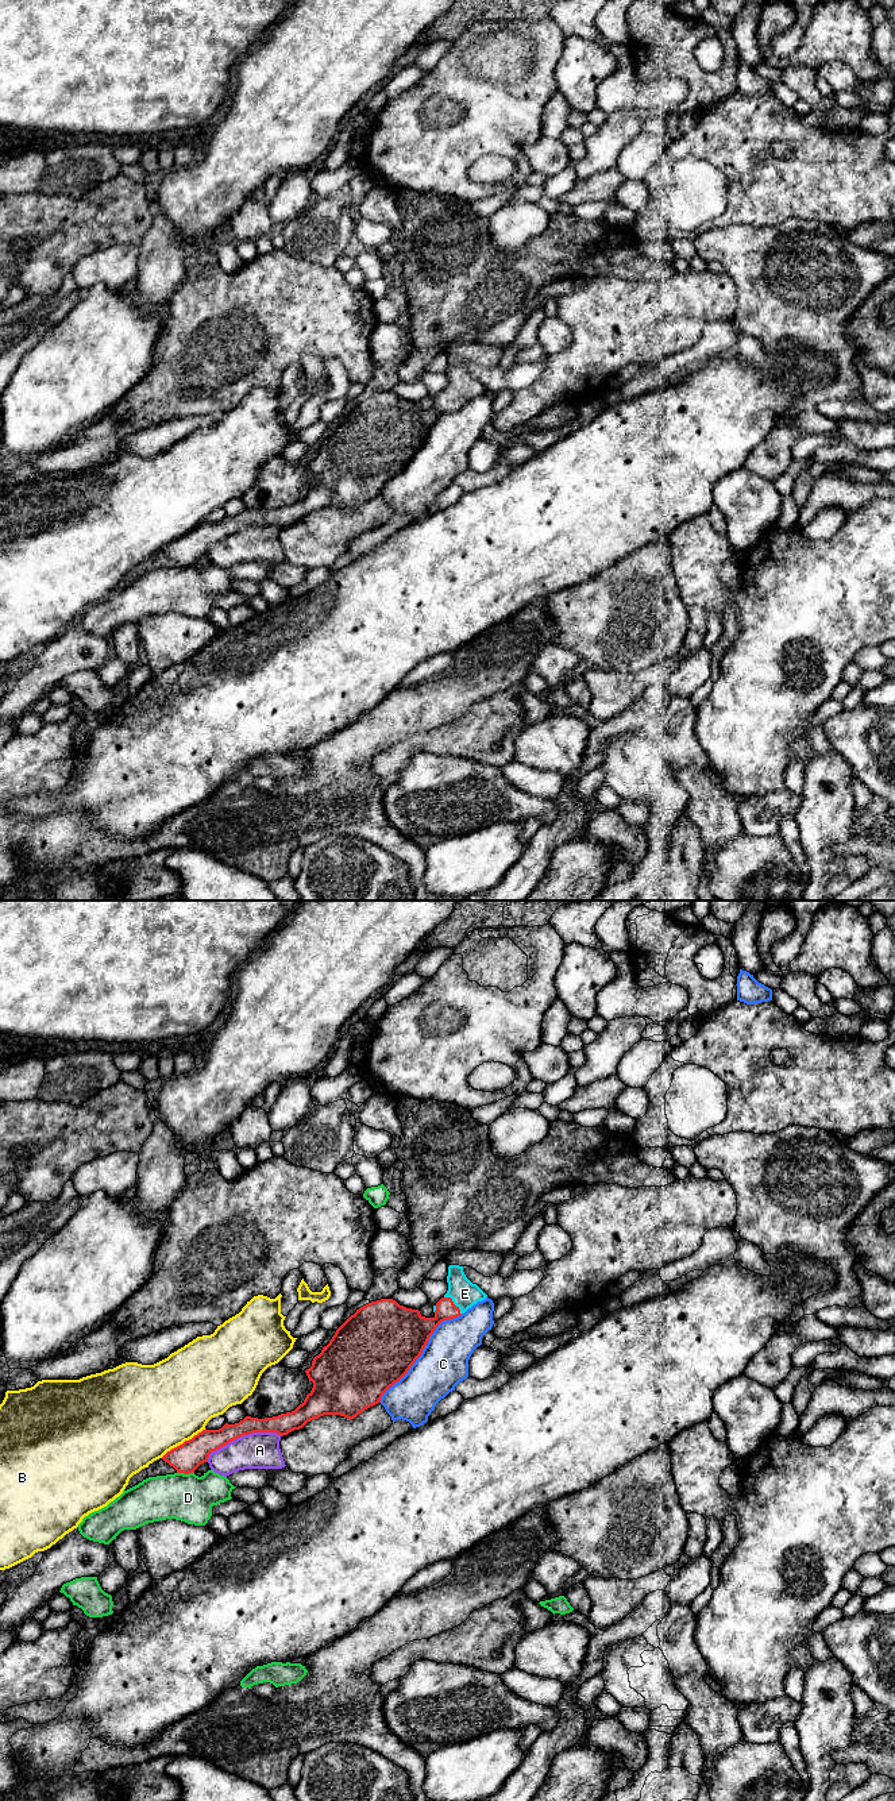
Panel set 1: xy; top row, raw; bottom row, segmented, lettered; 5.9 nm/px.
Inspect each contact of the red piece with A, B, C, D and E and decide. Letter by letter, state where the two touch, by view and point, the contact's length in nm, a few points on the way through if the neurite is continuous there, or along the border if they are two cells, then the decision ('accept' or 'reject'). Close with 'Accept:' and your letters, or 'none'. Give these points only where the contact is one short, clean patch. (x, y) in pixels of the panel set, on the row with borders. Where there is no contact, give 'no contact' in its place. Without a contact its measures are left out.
A: xy (242, 1435) | 480 nm | reject
B: xy (184, 1442) | 320 nm | reject
C: xy (421, 1352) | 700 nm | reject
D: xy (185, 1473) | 100 nm | reject
E: xy (452, 1303) | 150 nm | across xy (419, 1327), (432, 1323), (452, 1303), (465, 1294) | accept
Accept: E

